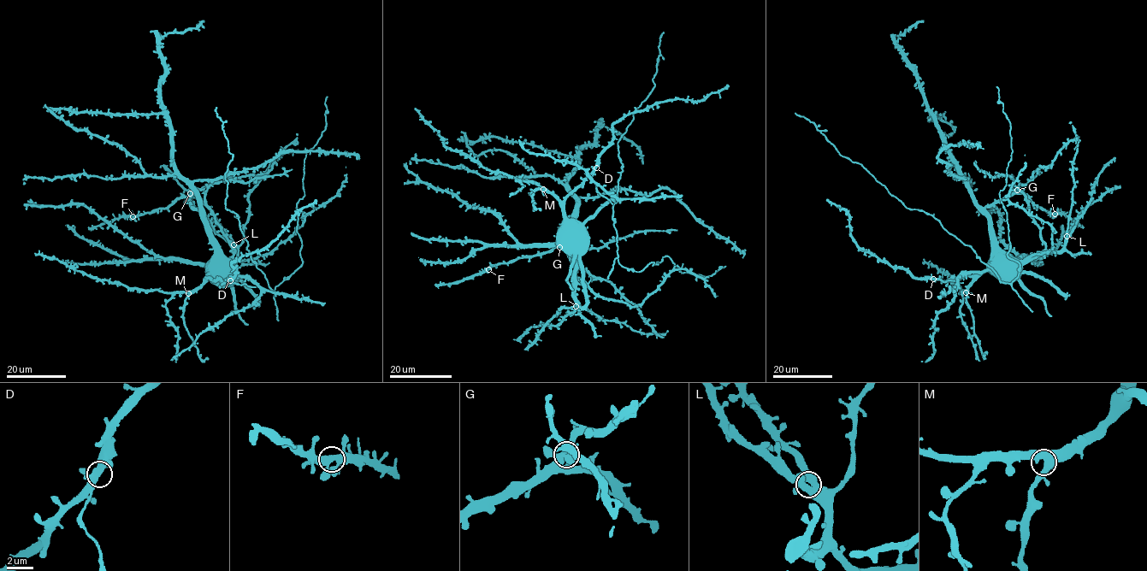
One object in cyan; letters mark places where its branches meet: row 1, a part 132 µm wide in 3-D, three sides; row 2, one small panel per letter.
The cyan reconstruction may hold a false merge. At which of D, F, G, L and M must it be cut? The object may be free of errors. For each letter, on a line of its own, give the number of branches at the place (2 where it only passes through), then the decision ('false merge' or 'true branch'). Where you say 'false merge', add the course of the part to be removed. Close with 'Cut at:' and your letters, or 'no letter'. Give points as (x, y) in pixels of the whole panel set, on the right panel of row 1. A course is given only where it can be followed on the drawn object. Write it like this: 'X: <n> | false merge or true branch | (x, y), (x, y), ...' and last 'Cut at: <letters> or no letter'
D: 5 | false merge | (933, 279), (963, 283)
F: 4 | true branch
G: 4 | true branch
L: 4 | true branch
M: 4 | true branch
Cut at: D

